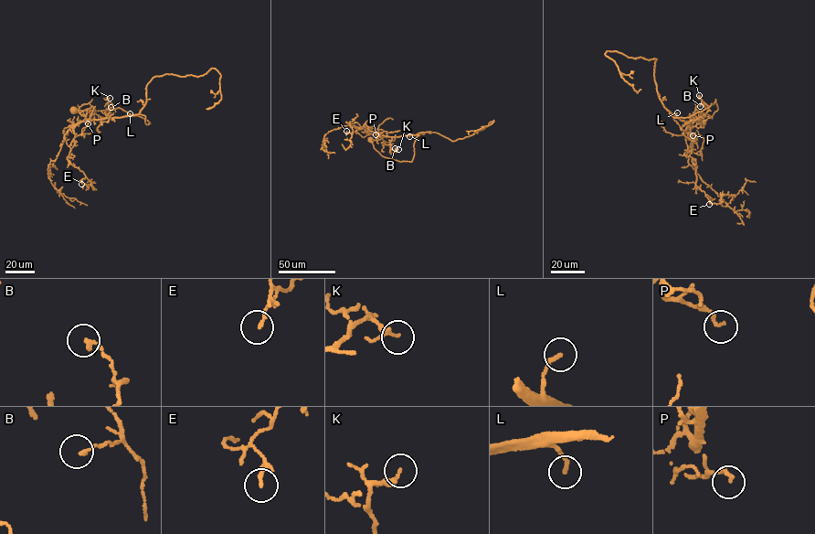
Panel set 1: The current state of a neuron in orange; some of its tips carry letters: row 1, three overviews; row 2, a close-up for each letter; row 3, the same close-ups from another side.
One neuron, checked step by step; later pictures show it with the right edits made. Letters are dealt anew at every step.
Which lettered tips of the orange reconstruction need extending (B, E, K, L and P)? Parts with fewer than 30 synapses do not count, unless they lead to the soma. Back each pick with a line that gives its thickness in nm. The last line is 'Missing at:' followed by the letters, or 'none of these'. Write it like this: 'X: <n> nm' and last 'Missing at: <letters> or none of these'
Missing at: none of these

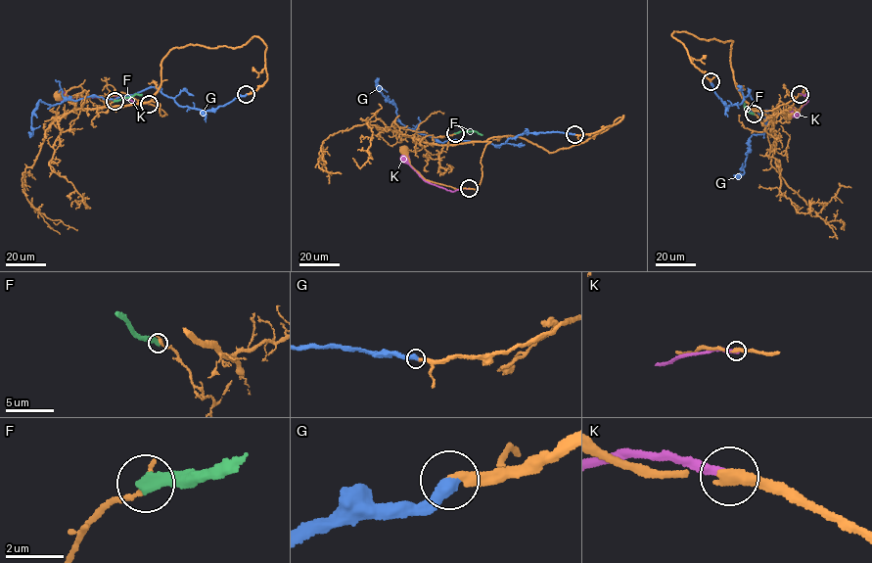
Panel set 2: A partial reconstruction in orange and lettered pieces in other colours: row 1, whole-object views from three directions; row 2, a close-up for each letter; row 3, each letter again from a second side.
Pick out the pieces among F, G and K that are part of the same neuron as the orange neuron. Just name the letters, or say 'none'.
G

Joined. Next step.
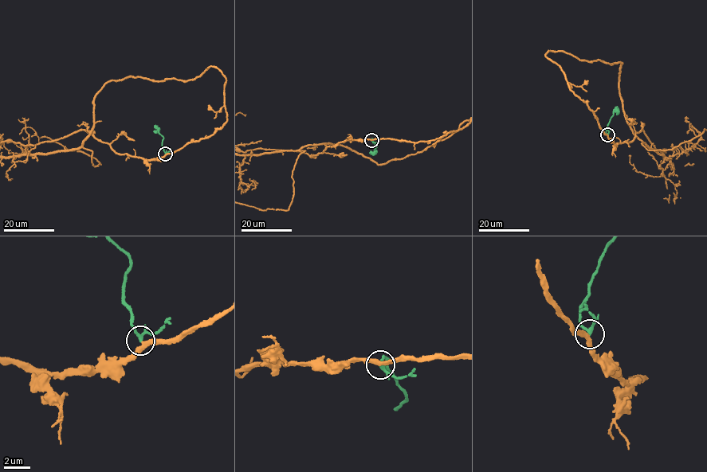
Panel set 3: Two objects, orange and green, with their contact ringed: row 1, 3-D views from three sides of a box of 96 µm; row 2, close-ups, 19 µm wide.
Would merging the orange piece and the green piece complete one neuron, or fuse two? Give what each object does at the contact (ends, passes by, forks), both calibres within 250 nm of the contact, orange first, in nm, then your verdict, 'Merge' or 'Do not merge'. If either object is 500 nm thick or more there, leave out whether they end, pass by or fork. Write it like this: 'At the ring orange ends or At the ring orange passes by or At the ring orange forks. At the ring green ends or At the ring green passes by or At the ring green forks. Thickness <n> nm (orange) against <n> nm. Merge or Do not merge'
At the ring orange passes by. At the ring green forks. Thickness 320 nm (orange) against 190 nm. Merge

